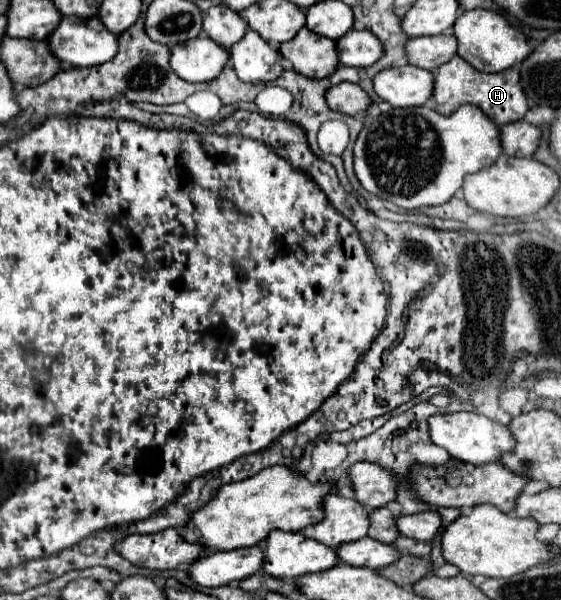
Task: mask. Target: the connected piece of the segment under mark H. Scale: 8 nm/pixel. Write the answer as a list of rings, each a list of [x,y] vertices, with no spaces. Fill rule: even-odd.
[[[454,56],[450,62],[442,64],[434,72],[434,90],[432,90],[432,108],[440,114],[452,114],[456,112],[462,104],[472,104],[478,106],[498,128],[510,122],[518,122],[524,118],[528,112],[528,102],[526,94],[520,86],[518,78],[518,68],[508,68],[504,72],[496,74],[484,74],[468,66],[460,56]]]

